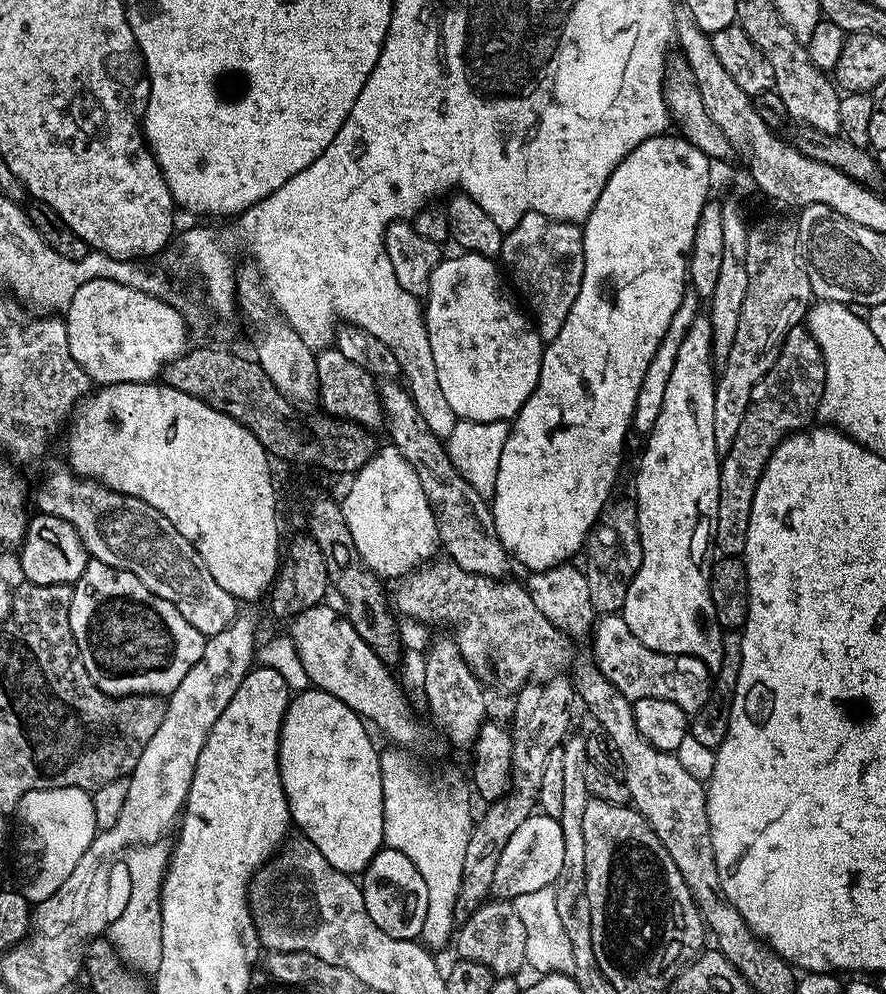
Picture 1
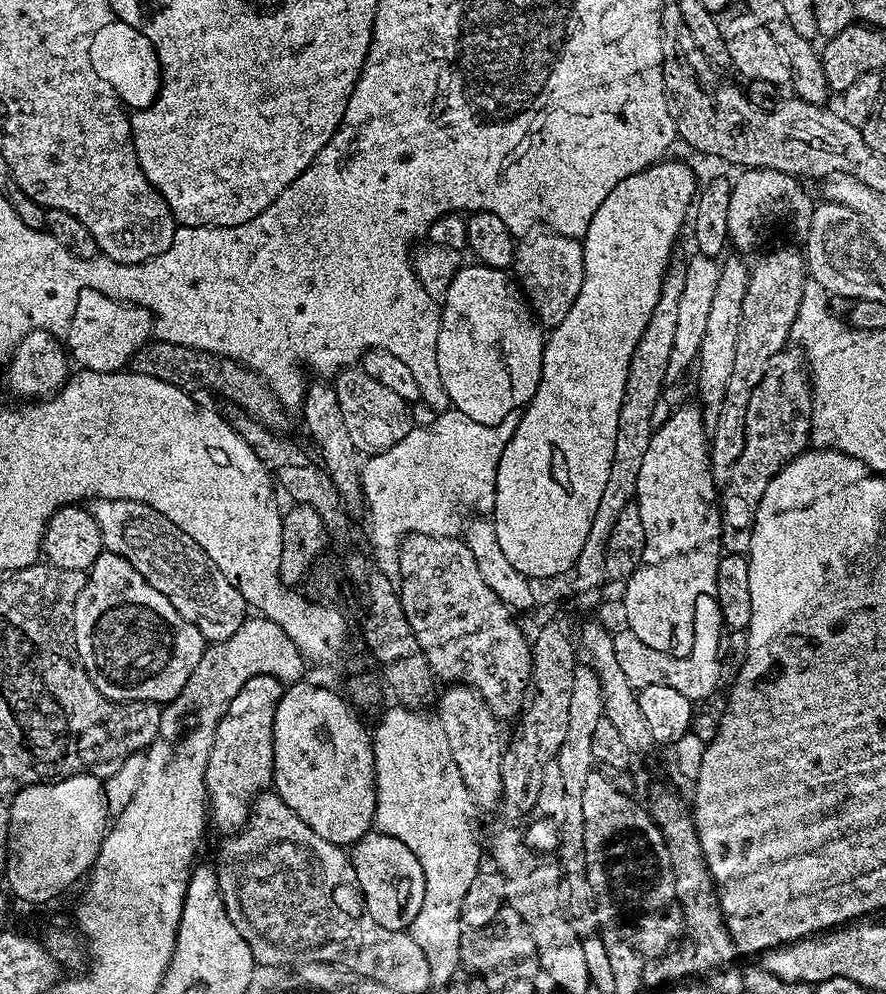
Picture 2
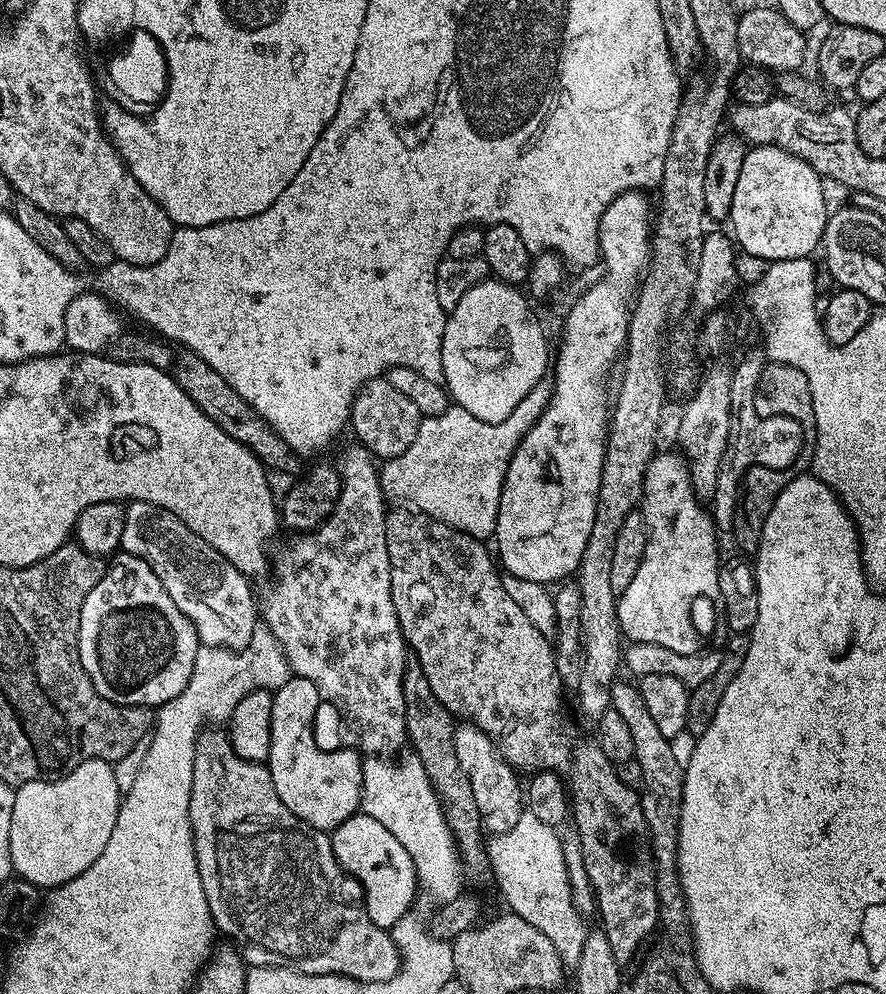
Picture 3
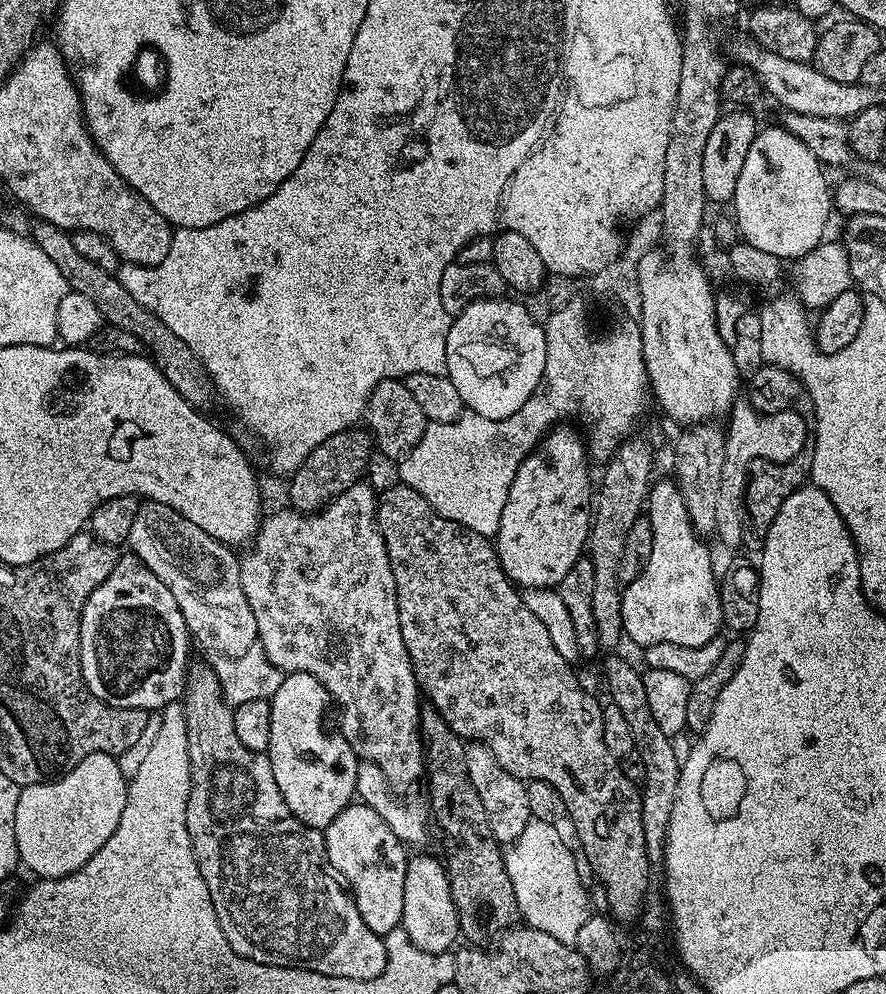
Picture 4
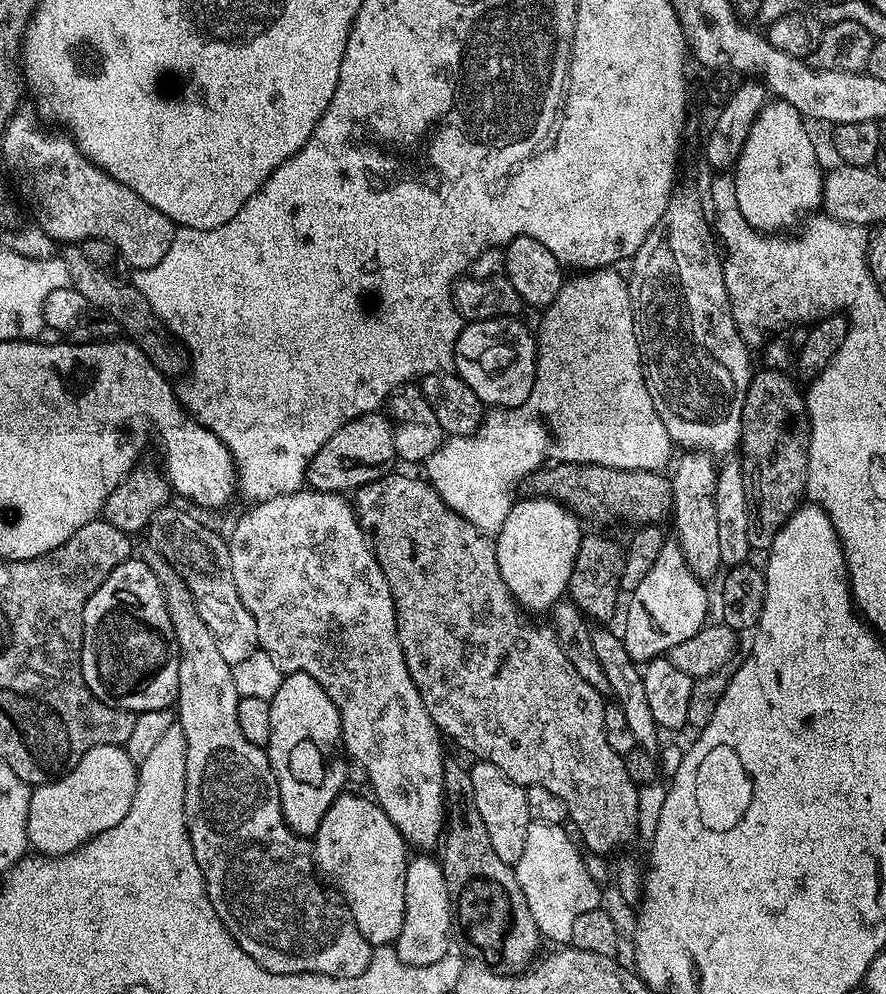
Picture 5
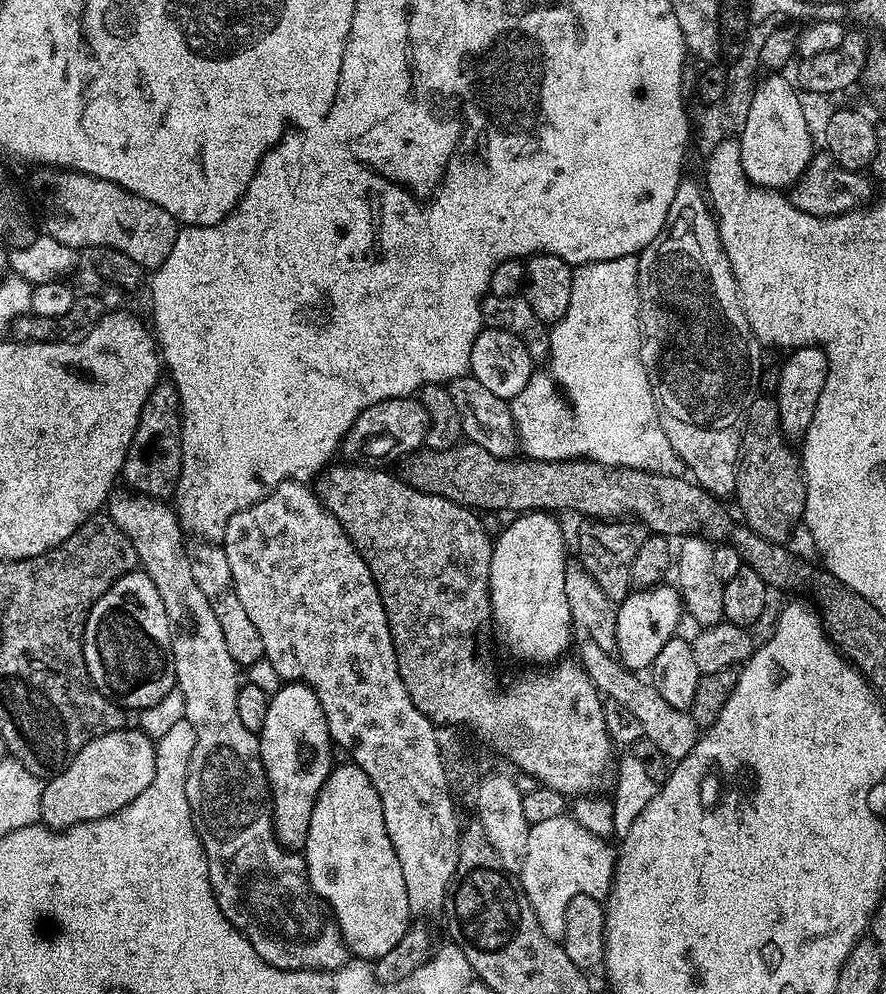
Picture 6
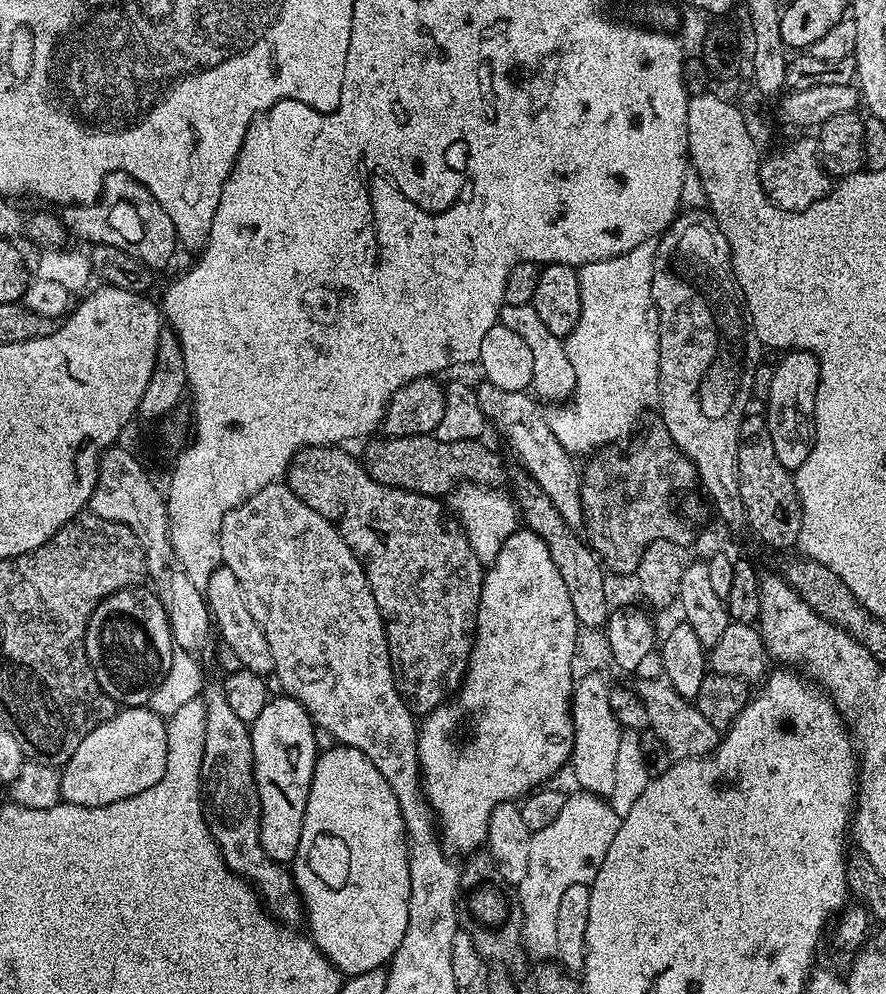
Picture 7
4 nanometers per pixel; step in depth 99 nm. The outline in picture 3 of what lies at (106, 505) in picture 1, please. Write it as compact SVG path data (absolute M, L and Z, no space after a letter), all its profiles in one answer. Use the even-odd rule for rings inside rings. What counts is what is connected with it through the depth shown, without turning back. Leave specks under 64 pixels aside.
M141 500L131 501L124 508L124 525L122 526L122 542L120 548L131 556L142 558L158 574L162 586L166 586L166 594L174 598L174 606L186 614L186 618L196 627L196 637L201 645L209 644L215 648L244 648L258 626L258 600L252 597L249 577L235 568L210 542L198 538L190 526L186 526L170 510L154 506Z

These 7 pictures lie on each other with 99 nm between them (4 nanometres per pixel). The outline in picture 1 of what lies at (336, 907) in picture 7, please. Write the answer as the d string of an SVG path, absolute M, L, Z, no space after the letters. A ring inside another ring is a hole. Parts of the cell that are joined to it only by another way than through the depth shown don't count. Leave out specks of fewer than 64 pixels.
M387 846L376 852L362 873L362 887L366 914L374 918L374 926L378 926L378 930L386 930L390 938L421 939L428 905L426 882L422 882L422 874L418 874L418 868L410 862L410 858L406 858L404 852Z

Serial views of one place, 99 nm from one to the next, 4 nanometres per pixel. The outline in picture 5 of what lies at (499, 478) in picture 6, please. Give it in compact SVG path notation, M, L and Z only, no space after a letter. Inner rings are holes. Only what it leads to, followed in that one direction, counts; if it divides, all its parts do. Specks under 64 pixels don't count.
M561 464L541 466L531 472L523 481L527 495L532 498L547 498L563 504L577 517L588 520L625 520L631 526L641 524L659 525L663 516L667 517L672 510L672 481L667 475L660 472L635 472L634 470L618 470L597 464Z

